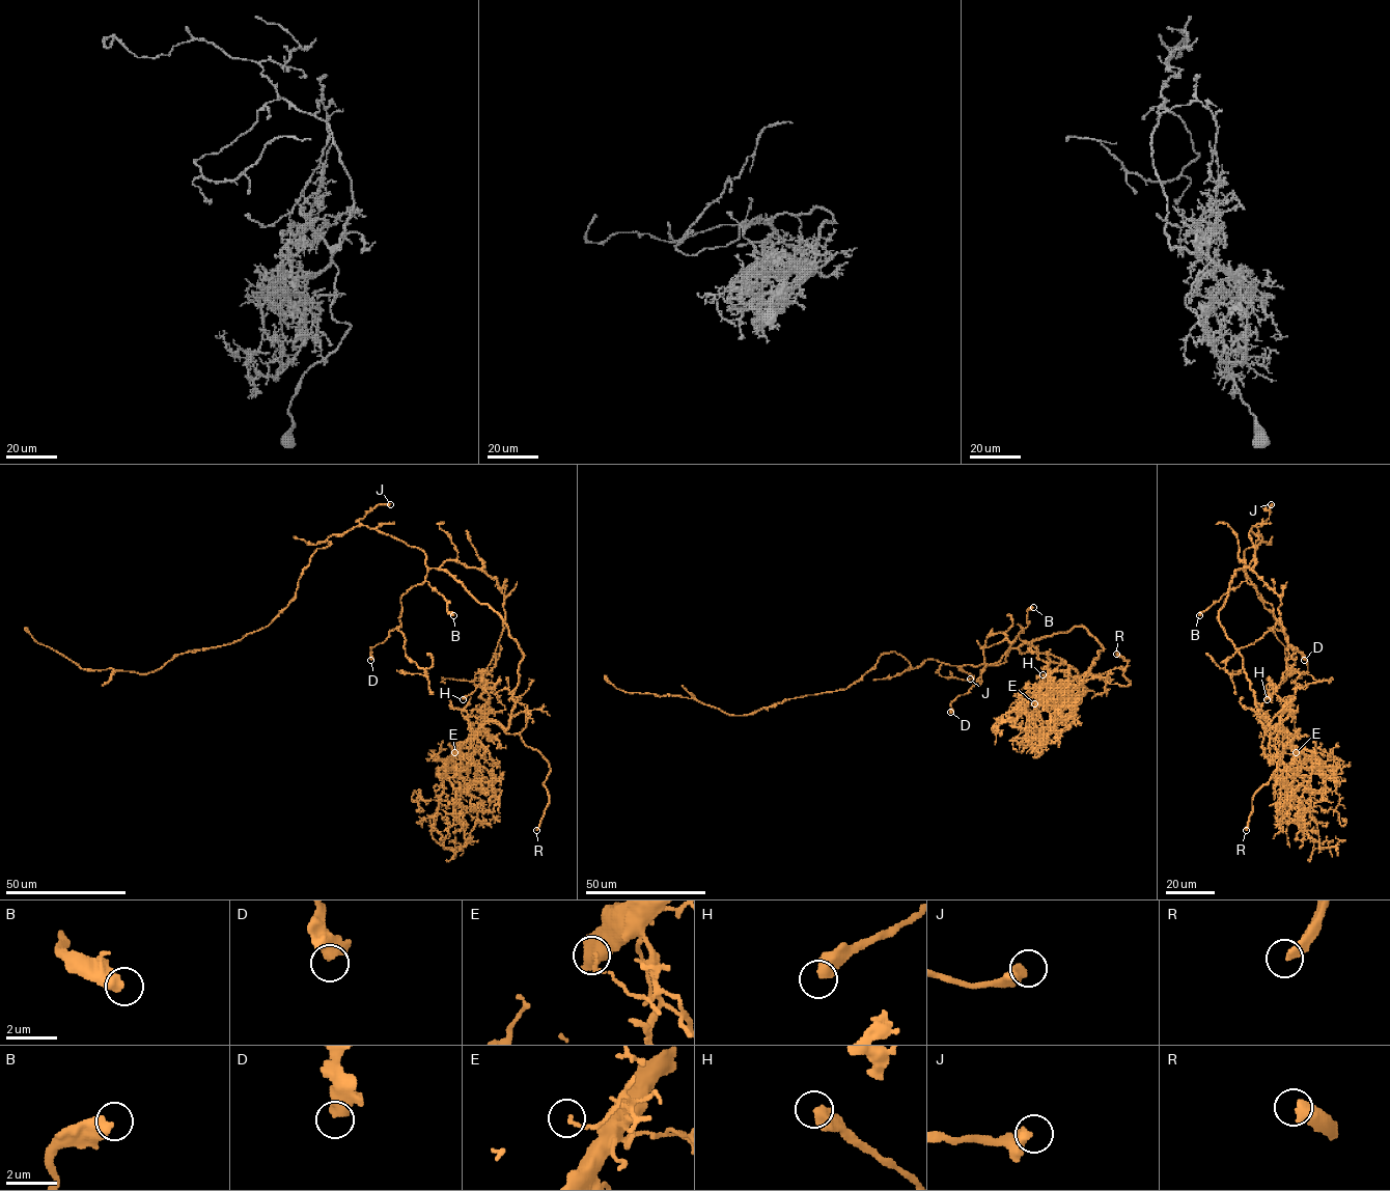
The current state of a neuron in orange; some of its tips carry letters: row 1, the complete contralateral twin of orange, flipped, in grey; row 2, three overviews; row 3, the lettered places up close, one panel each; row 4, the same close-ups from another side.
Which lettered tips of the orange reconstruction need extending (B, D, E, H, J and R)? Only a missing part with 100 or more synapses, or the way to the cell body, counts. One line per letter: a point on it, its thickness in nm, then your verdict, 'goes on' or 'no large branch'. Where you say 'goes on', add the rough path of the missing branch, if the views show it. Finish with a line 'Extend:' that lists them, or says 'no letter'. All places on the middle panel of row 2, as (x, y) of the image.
B: at (1033, 607); 550 nm thick; no large branch
D: at (950, 712); 550 nm thick; no large branch
E: at (1034, 703); 120 nm thick; no large branch
H: at (1043, 674); 550 nm thick; no large branch
J: at (970, 679); 320 nm thick; no large branch
R: at (1116, 654); 440 nm thick; goes on; missing branch runs (1116, 654), (1111, 654), (1100, 638)
Extend: R

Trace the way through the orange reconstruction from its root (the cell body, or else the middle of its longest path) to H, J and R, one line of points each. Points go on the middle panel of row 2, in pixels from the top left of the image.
H: (988, 664), (1004, 663), (1011, 648), (1046, 653), (1073, 666), (1085, 687), (1080, 695), (1067, 694), (1043, 674)
J: (988, 664), (942, 664), (940, 666), (942, 676), (970, 679)
R: (988, 664), (1084, 627), (1104, 648), (1082, 683), (1104, 677), (1127, 686), (1129, 660), (1116, 654)

